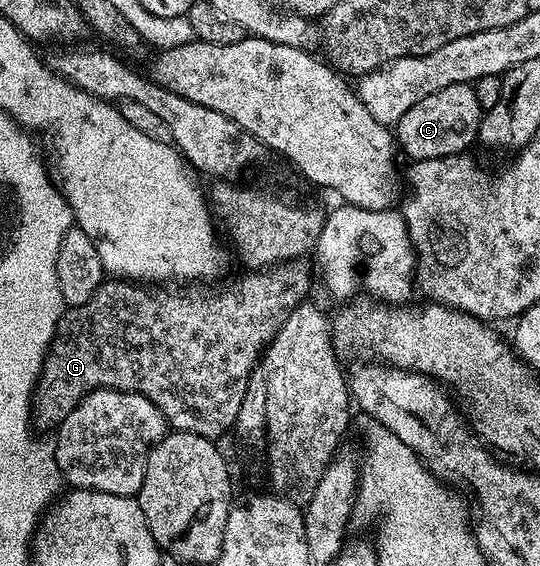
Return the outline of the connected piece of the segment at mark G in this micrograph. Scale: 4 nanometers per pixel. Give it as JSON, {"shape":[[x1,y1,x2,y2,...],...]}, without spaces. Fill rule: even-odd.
{"shape":[[308,259,287,260,269,270,261,270,256,274,245,274,241,280,241,288,225,288,218,296,213,296,209,301,200,300,197,296,184,296,181,292,168,292,165,286,146,286,141,282,130,282,124,278,109,278,97,289,97,293,91,297,83,306,69,308,62,315,61,321,57,324,57,333,54,334,52,342,49,343,49,353,45,355,45,361,41,367,41,373,37,384,33,388,33,410,31,420,38,429,56,429,58,424,79,406,81,397,96,388,114,388,120,392,134,392,140,396,146,396,150,402,163,414,166,425,170,429,179,432,190,432,200,436,218,438,226,431,232,429,235,418,239,414,239,406,243,402,243,394,247,391,249,375,258,367,263,353,275,338,281,323,293,308,297,307,310,294,309,292,309,263]]}

